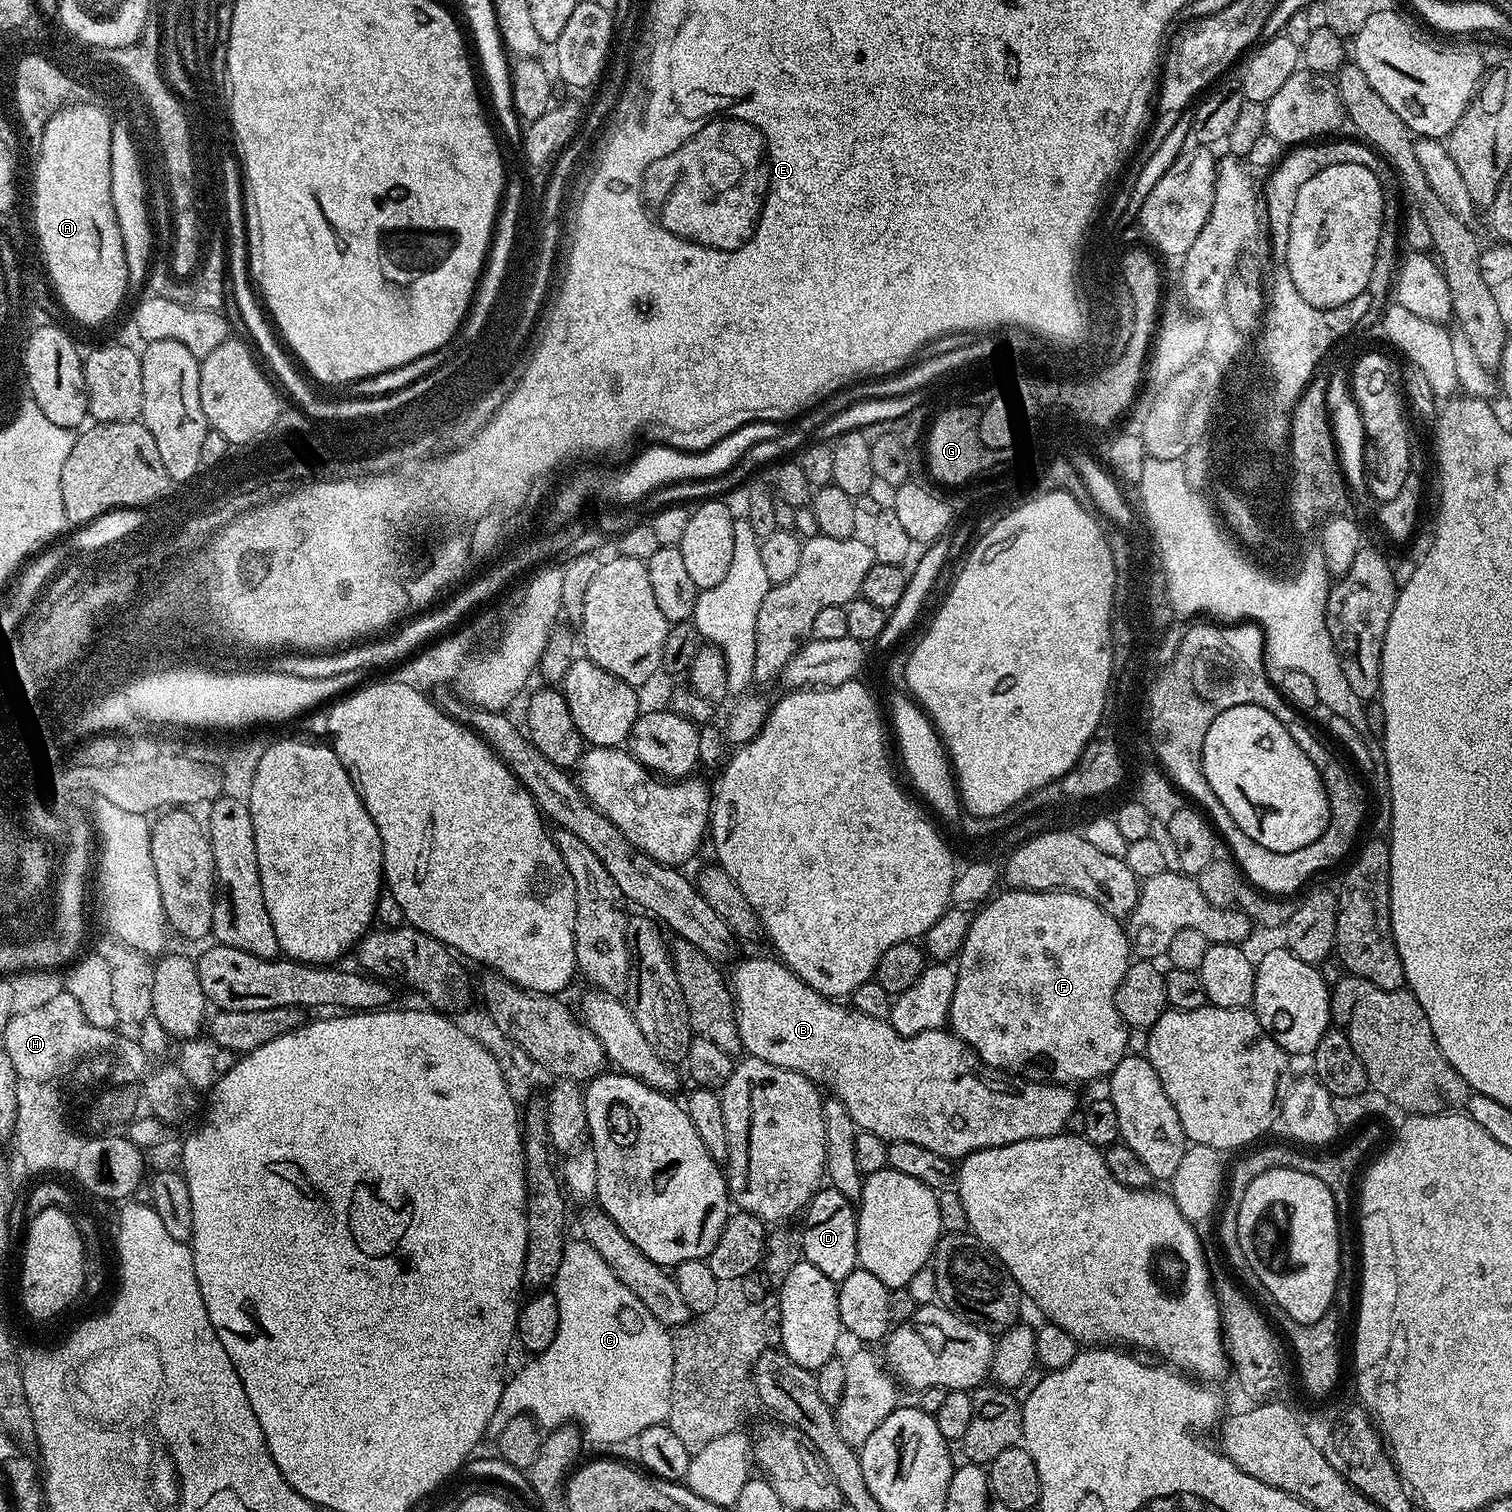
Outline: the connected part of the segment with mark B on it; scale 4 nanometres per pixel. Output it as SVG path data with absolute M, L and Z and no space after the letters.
M741 959L735 965L736 973L730 976L743 1051L749 1057L765 1060L779 1068L792 1068L817 1085L828 1087L832 1091L829 1093L848 1111L859 1131L874 1134L885 1142L914 1142L917 1146L926 1146L926 1150L934 1150L934 1154L963 1158L987 1148L1059 1136L1065 1131L1066 1118L1078 1108L1072 1093L1075 1091L1069 1085L1025 1080L1023 1076L1002 1068L979 1064L968 1043L959 1040L951 1030L939 1028L913 1036L900 1036L888 1020L870 1018L847 1003L814 991L779 959L771 959Z

